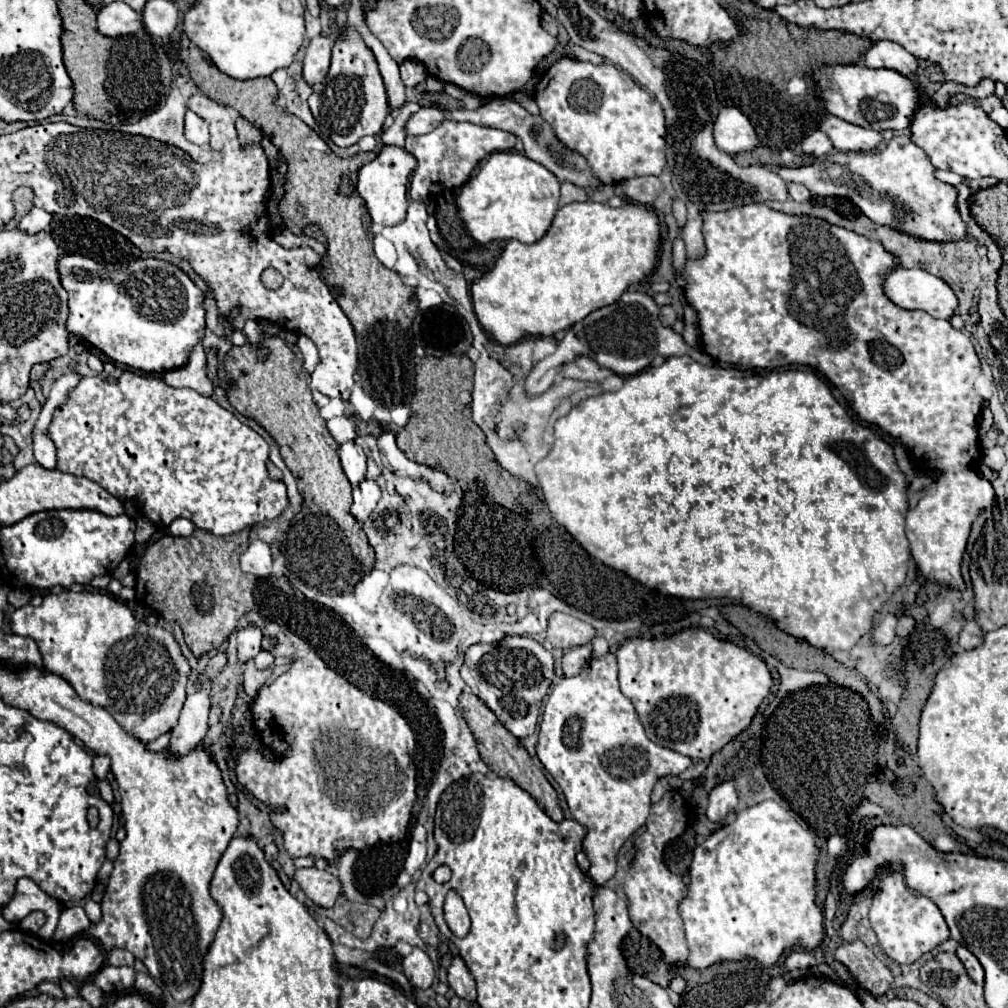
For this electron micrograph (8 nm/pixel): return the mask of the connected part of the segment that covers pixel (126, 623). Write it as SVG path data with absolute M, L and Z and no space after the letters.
M63 592L59 596L47 594L41 606L27 604L17 608L11 616L11 628L19 636L33 638L43 654L45 668L65 678L81 700L105 708L133 738L147 744L175 728L185 702L189 664L183 658L177 640L167 630L143 624L121 600L103 592Z

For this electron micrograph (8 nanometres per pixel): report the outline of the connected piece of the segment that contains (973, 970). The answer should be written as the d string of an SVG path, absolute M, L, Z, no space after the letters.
M959 946L959 948L957 948L957 956L959 956L959 960L963 962L963 966L965 966L969 978L971 978L973 982L977 982L977 984L983 984L985 974L983 974L983 968L981 968L979 960L977 960L965 946Z

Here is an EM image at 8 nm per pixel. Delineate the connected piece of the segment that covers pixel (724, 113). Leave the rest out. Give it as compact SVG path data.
M725 106L719 110L713 124L713 138L717 148L727 154L753 150L759 144L753 124L735 106Z

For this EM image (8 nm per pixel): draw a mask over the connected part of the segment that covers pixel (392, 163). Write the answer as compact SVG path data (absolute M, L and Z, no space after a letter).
M383 146L383 150L377 154L377 158L359 170L357 192L361 194L361 198L367 206L371 222L379 222L383 226L395 226L405 218L407 206L409 206L407 186L409 186L409 176L413 174L415 166L417 166L417 162L407 150L397 148L397 146Z

